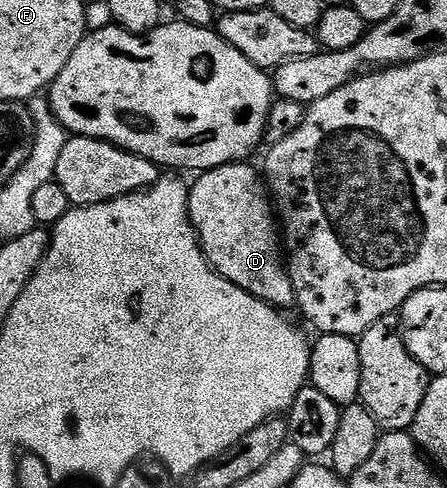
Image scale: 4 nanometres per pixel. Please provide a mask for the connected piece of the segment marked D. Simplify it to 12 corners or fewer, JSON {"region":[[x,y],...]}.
{"region":[[247,162],[196,175],[187,211],[215,271],[295,304],[277,216]]}

